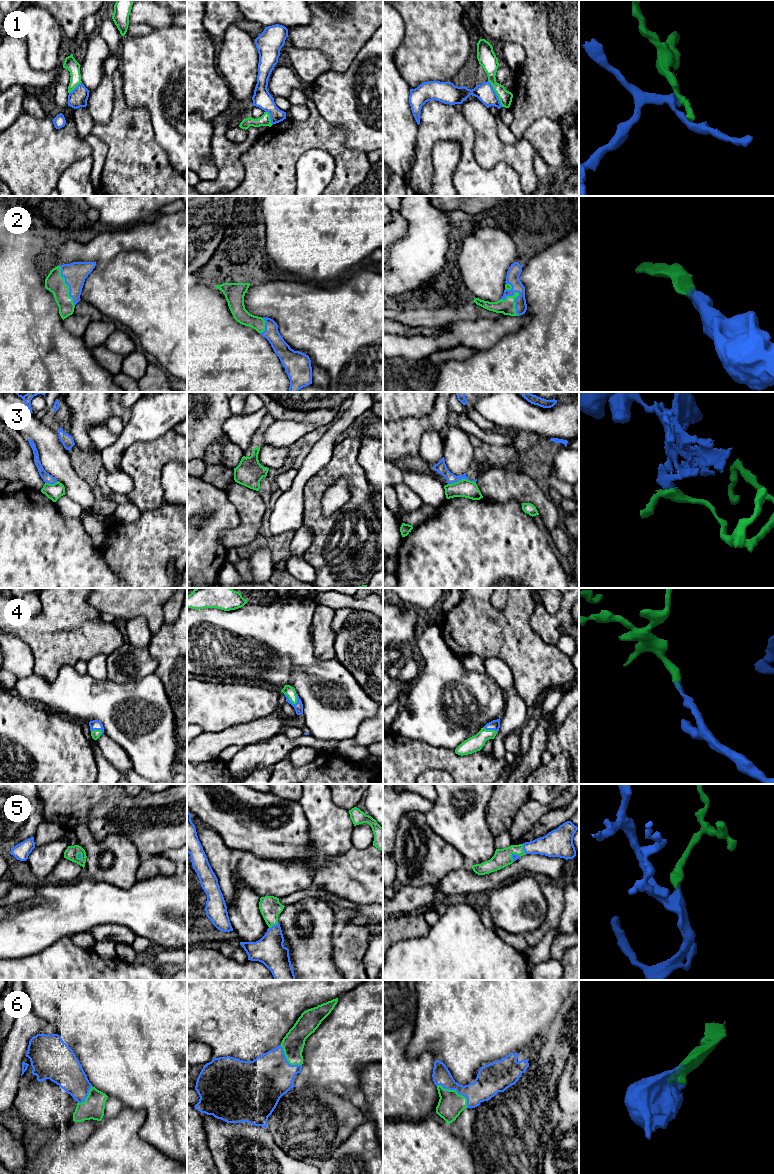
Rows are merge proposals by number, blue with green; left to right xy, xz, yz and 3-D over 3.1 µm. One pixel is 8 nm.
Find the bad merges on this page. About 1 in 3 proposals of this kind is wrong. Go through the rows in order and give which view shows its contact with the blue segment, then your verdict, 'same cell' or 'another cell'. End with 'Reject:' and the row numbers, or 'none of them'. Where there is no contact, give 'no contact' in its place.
1: meets blue in yz; another cell
2: meets blue in yz; same cell
3: meets blue in yz; another cell
4: meets blue in xz; same cell
5: meets blue in yz; same cell
6: meets blue in yz; same cell
Reject: 1, 3

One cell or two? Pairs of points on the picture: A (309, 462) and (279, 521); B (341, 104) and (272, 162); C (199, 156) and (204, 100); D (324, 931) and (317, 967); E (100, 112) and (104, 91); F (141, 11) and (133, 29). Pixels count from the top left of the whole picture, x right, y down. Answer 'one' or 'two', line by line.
A: one
B: two
C: two
D: one
E: one
F: two

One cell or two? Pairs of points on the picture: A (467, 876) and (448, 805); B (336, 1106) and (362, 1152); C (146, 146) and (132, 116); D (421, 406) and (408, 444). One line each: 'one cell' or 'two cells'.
A: two cells
B: two cells
C: one cell
D: two cells

